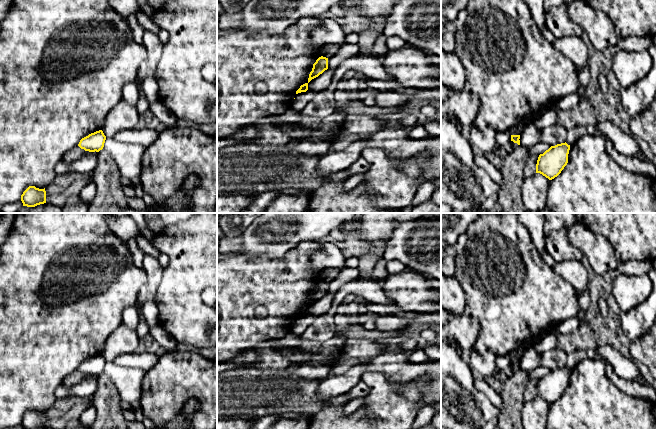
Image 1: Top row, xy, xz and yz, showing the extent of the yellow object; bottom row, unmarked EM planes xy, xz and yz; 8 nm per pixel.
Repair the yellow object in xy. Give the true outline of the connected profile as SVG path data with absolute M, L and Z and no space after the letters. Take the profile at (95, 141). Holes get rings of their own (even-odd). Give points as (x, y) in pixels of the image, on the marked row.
M102 130L96 131L82 138L78 144L81 149L89 152L99 152L103 149L106 136Z

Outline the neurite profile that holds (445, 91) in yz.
M441 84L441 109L445 107L451 93L452 91L448 87Z

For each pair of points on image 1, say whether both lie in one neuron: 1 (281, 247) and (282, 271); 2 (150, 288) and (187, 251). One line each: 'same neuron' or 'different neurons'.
1: different neurons
2: different neurons

